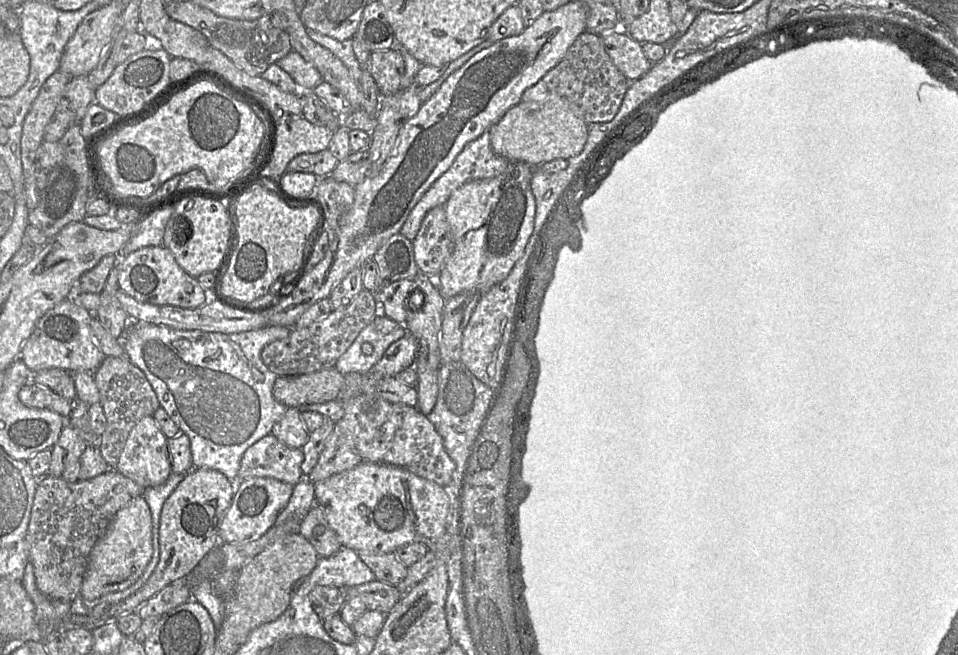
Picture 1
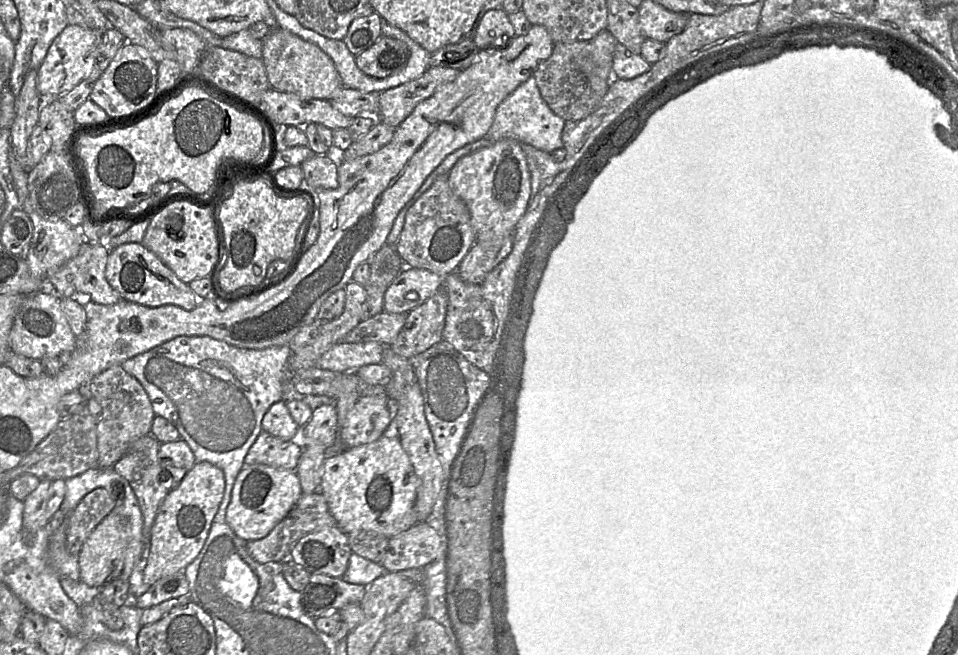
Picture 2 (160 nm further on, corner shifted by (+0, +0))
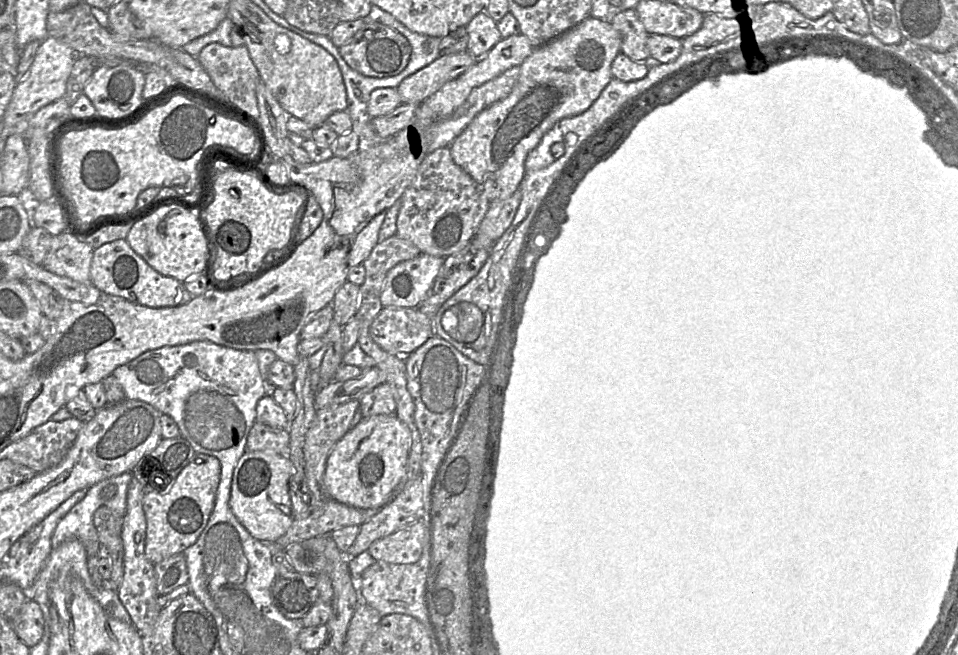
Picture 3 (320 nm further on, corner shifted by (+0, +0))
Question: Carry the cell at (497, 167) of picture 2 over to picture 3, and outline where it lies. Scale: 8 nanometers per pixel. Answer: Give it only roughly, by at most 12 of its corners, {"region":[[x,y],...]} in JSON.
{"region":[[589,16],[535,47],[509,95],[449,145],[490,202],[613,78],[622,36]]}

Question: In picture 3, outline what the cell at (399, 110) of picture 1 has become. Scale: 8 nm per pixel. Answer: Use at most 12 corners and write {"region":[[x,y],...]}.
{"region":[[468,51],[439,56],[399,84],[401,103],[422,103],[467,71]]}

